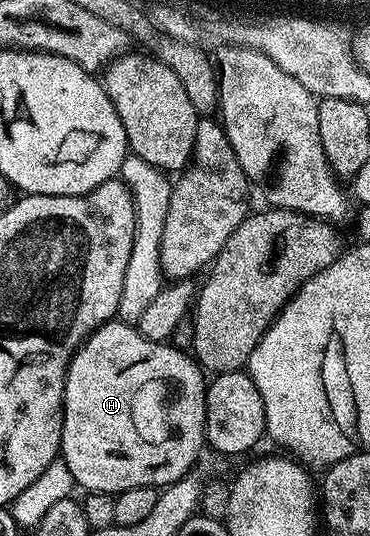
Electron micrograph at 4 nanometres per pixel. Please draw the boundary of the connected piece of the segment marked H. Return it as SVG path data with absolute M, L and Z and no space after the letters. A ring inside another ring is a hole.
M111 321L105 323L103 327L98 327L93 331L92 334L86 338L86 342L74 352L74 356L70 358L70 364L66 370L66 384L64 385L64 401L62 402L62 449L60 452L61 462L68 465L68 469L72 469L72 477L74 478L75 484L79 488L83 487L83 492L93 493L96 491L103 491L105 495L119 495L122 491L127 491L133 487L153 487L155 489L161 489L170 486L171 483L175 483L177 479L184 478L185 475L191 474L194 462L198 459L198 454L201 453L202 447L204 451L204 444L206 443L206 384L208 382L207 376L204 374L203 368L200 366L197 359L194 358L193 354L181 351L180 349L171 346L169 342L157 343L156 341L148 341L138 332L137 326L131 325L126 321Z

